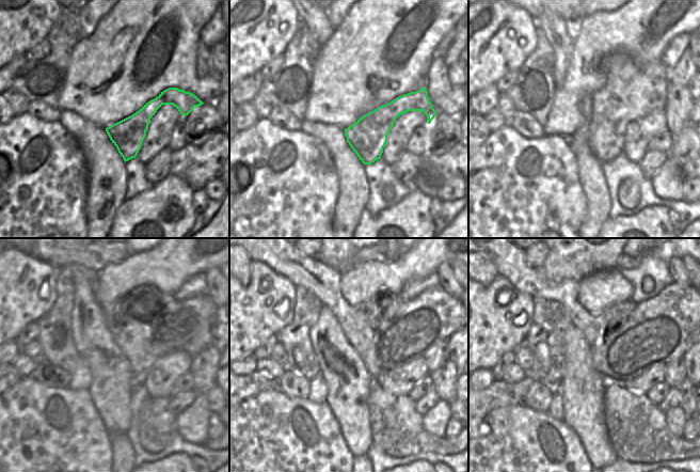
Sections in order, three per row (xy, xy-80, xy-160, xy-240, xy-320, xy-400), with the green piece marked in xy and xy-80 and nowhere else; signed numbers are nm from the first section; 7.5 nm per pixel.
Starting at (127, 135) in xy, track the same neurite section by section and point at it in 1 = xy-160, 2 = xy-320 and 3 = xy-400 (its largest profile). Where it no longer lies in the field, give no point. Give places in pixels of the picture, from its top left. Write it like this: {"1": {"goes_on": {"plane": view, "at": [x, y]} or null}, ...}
{"1": {"goes_on": {"plane": "xy-160", "at": [611, 114]}}, "2": {"goes_on": {"plane": "xy-320", "at": [306, 271]}}, "3": {"goes_on": {"plane": "xy-400", "at": [508, 260]}}}

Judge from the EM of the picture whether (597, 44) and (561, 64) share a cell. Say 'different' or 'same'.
different

